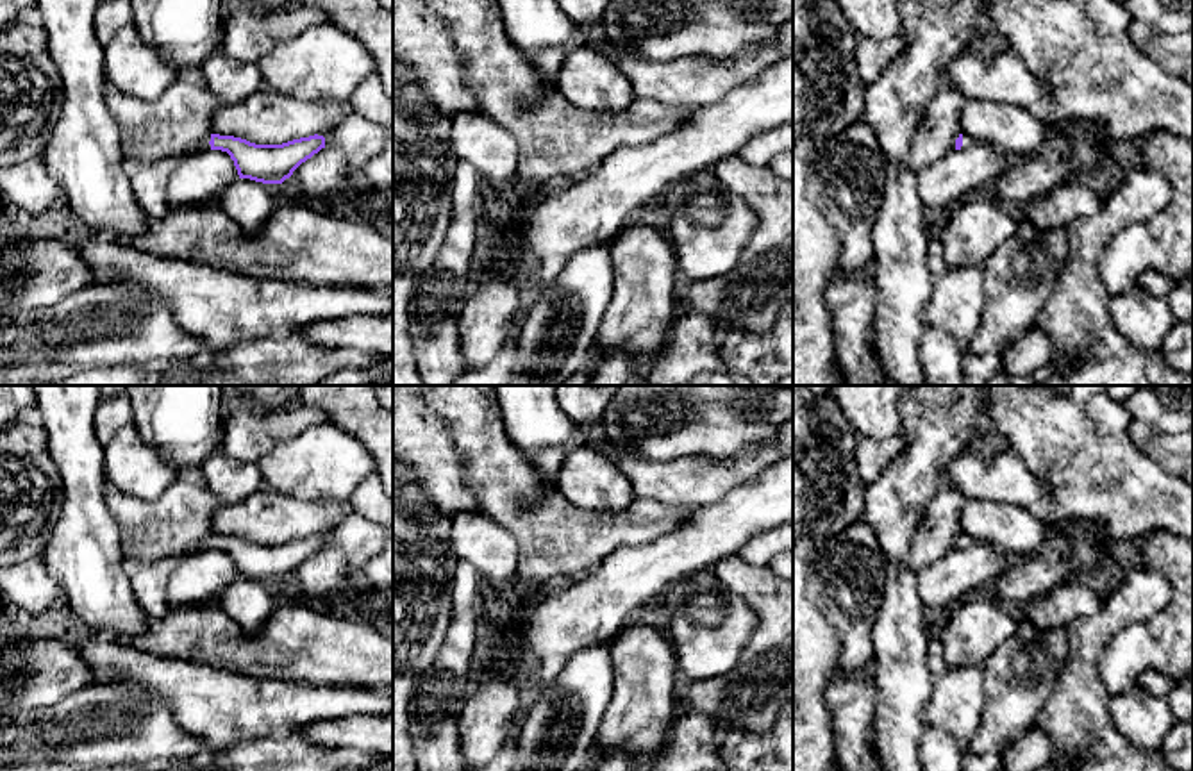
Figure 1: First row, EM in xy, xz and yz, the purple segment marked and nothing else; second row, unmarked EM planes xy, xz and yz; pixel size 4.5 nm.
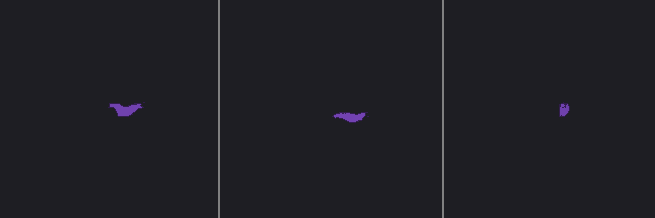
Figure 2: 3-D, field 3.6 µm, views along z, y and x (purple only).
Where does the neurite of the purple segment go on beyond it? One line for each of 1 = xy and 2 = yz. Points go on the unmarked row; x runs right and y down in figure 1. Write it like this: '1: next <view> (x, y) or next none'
1: next xy (361, 539)
2: next yz (968, 541)

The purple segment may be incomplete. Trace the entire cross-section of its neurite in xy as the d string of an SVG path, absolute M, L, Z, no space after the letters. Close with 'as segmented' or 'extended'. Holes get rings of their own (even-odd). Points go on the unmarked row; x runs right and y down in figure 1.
M352 512L330 534L293 539L282 544L255 544L234 535L211 534L195 553L221 550L230 555L239 578L282 584L293 571L327 544L338 546L352 569L361 571L368 560L388 548L393 530Z; extended

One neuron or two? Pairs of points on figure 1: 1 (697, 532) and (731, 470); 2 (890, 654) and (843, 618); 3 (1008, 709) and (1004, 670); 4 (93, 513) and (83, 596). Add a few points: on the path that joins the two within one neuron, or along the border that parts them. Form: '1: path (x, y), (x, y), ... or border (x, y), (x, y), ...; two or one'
1: border (749, 482), (693, 511); two
2: border (881, 598), (872, 632), (874, 664), (868, 670); two
3: path (1008, 700), (1004, 679); one
4: path (86, 534), (86, 575); one

